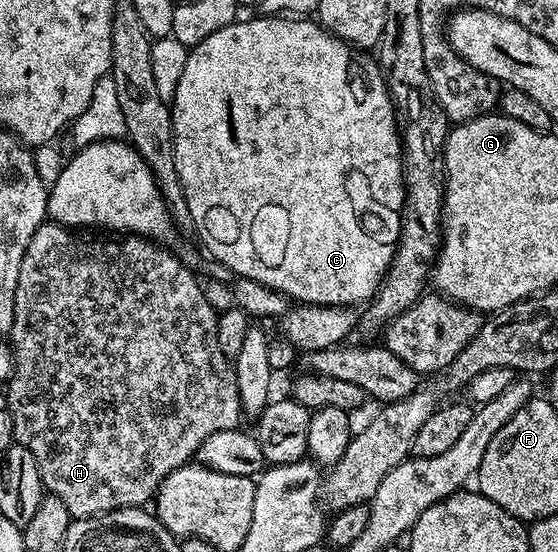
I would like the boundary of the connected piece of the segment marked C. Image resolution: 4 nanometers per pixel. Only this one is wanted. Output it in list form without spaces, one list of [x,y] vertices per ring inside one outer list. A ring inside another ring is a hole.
[[[261,17],[262,19],[241,18],[235,23],[226,25],[226,29],[218,29],[218,33],[210,33],[206,41],[202,41],[198,46],[191,48],[186,57],[186,69],[182,69],[182,81],[178,81],[178,89],[174,93],[170,110],[172,112],[172,140],[174,141],[174,161],[178,169],[180,184],[186,197],[186,205],[190,209],[191,226],[196,226],[196,231],[200,234],[200,239],[204,242],[204,247],[225,267],[228,271],[233,271],[233,276],[250,281],[258,281],[278,293],[282,293],[290,301],[297,304],[313,303],[319,307],[351,307],[355,308],[356,303],[364,305],[371,300],[384,281],[384,276],[388,274],[388,266],[392,263],[392,258],[396,255],[396,244],[400,241],[400,220],[404,209],[404,144],[400,142],[400,128],[398,126],[398,116],[396,104],[392,102],[392,95],[388,92],[388,84],[384,73],[380,69],[379,62],[372,59],[371,54],[361,53],[354,49],[349,43],[344,43],[336,35],[332,35],[325,27],[321,27],[319,22],[308,17]]]

